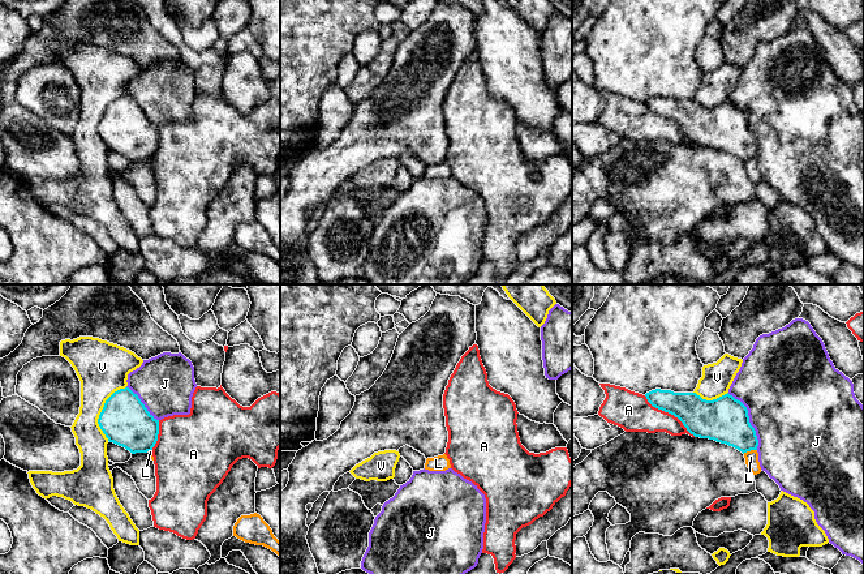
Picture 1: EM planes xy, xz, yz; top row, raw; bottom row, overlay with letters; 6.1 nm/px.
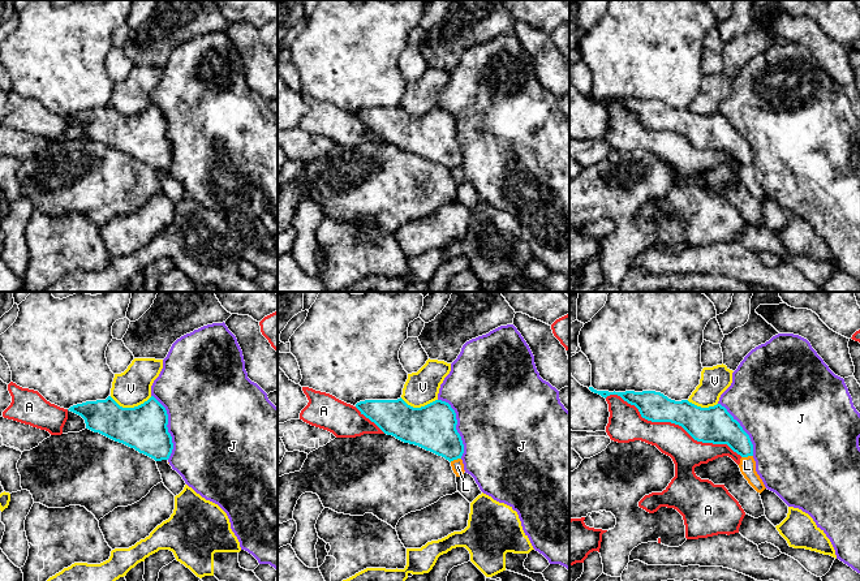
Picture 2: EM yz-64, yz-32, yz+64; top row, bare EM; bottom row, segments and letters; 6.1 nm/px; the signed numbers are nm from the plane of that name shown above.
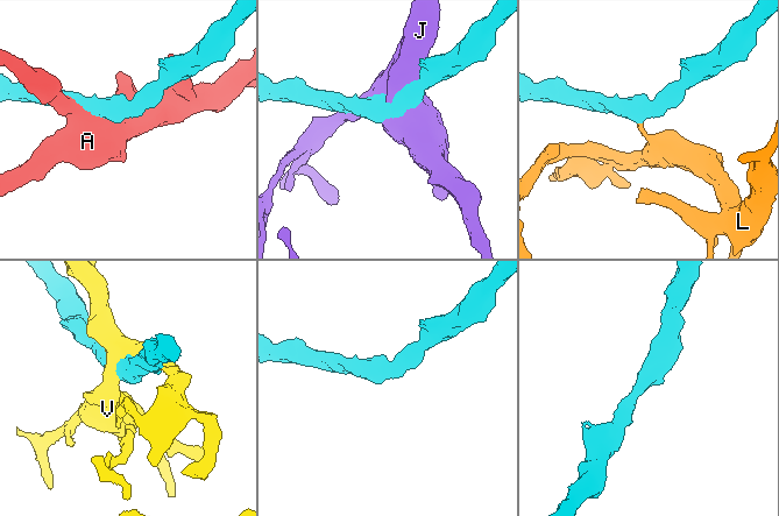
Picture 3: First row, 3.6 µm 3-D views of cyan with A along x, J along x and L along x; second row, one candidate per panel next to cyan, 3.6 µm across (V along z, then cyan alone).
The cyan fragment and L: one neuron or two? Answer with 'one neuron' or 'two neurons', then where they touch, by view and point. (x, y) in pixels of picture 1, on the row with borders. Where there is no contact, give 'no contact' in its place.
two neurons; meets cyan in yz at (749, 450)

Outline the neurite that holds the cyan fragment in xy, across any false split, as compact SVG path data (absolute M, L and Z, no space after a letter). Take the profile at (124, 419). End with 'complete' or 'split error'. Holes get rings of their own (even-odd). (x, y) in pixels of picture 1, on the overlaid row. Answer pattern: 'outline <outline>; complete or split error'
outline M129 387L115 391L106 400L98 424L109 442L132 454L150 453L158 441L159 420Z; complete

